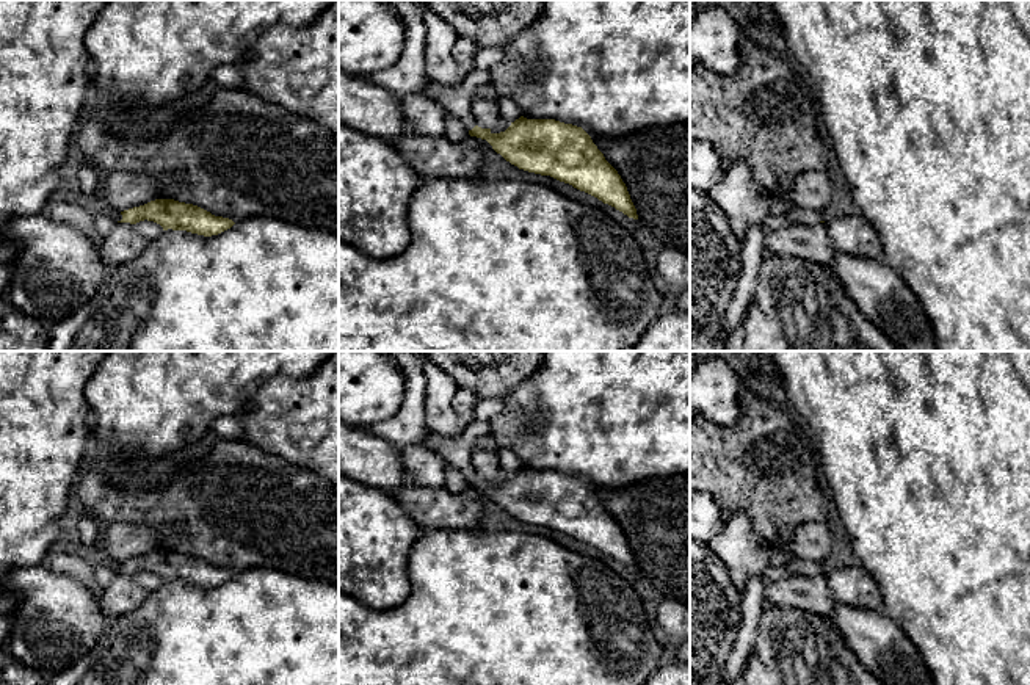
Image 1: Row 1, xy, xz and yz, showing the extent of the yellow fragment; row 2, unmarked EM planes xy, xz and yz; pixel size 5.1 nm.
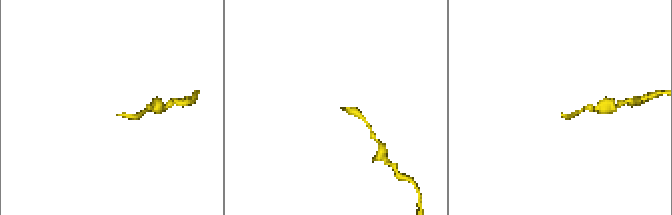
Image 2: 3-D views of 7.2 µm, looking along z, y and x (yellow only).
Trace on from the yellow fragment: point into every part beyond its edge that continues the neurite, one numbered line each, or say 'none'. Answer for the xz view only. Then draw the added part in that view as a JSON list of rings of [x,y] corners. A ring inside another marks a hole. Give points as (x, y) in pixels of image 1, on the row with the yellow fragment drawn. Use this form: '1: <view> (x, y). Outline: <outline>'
1: xz (408, 76). Outline: [[[390,0],[401,20],[404,22],[404,47],[398,61],[383,71],[368,74],[365,78],[384,86],[400,96],[425,94],[434,102],[439,102],[447,113],[461,119],[469,130],[475,127],[475,118],[472,114],[473,92],[489,85],[489,71],[477,71],[467,74],[466,80],[452,89],[428,94],[426,88],[430,78],[425,72],[425,49],[426,49],[426,27],[419,8],[412,0]]]

